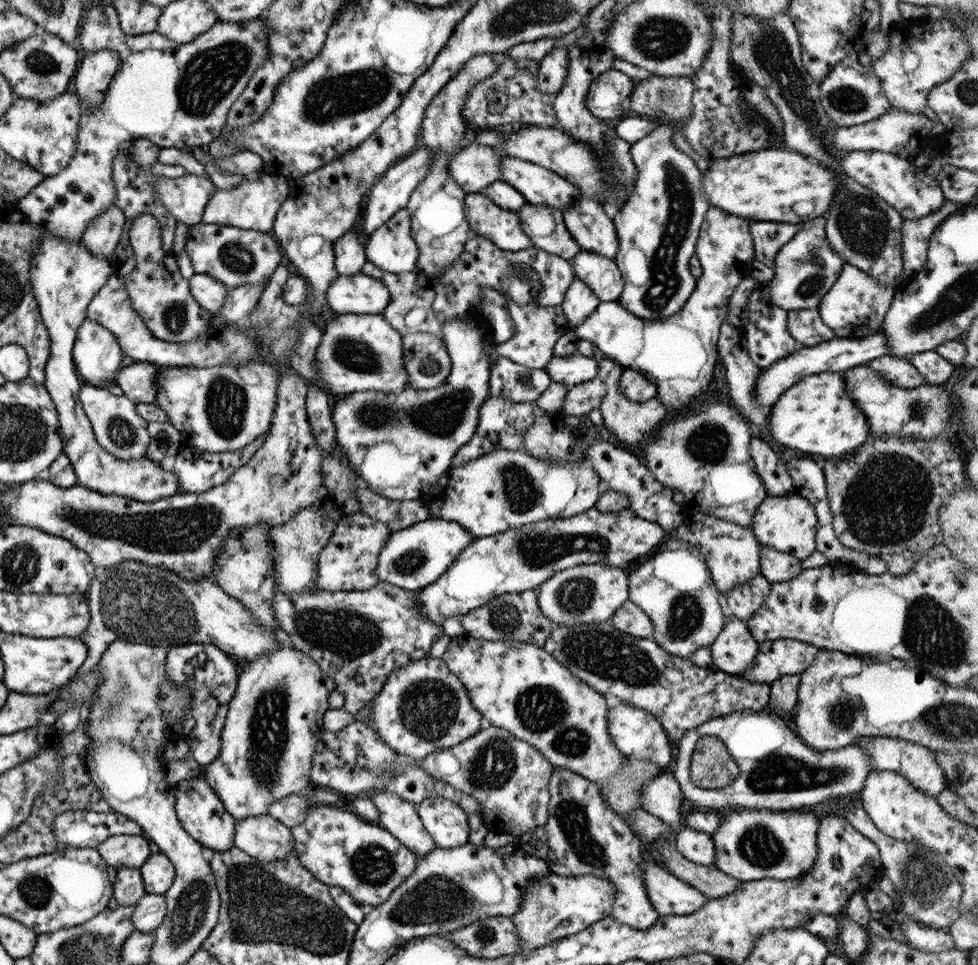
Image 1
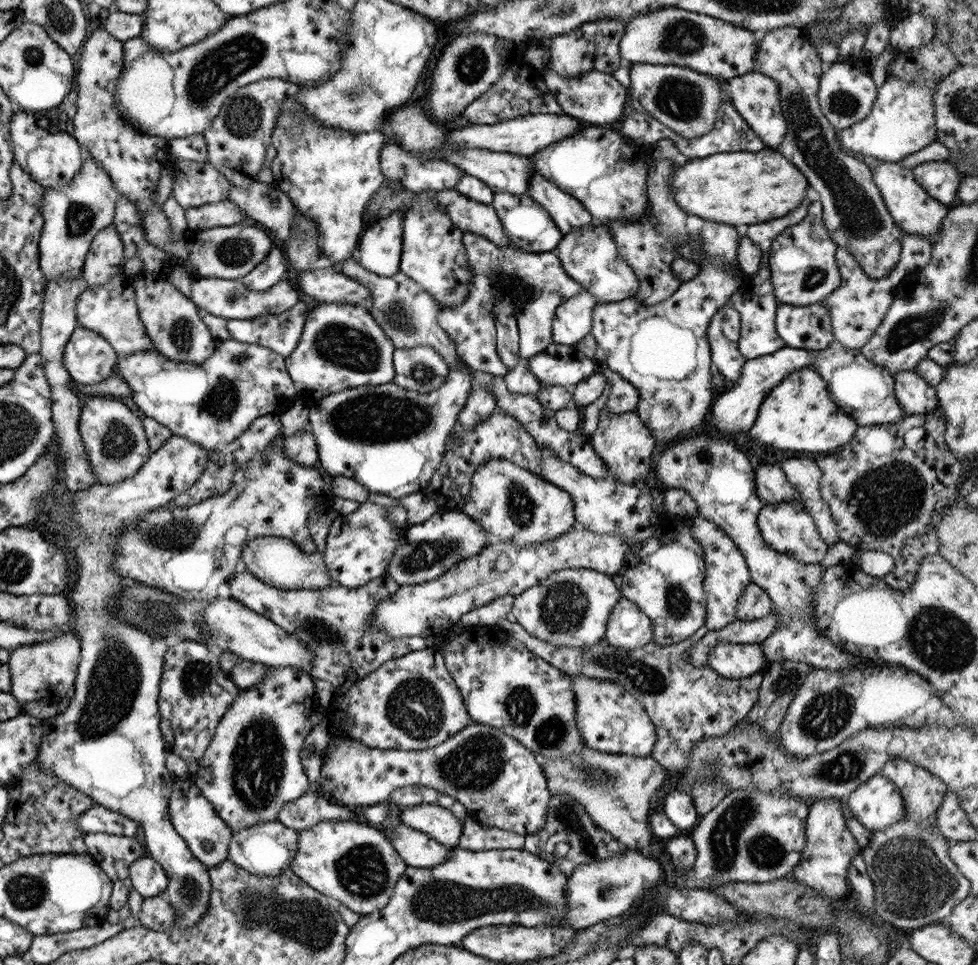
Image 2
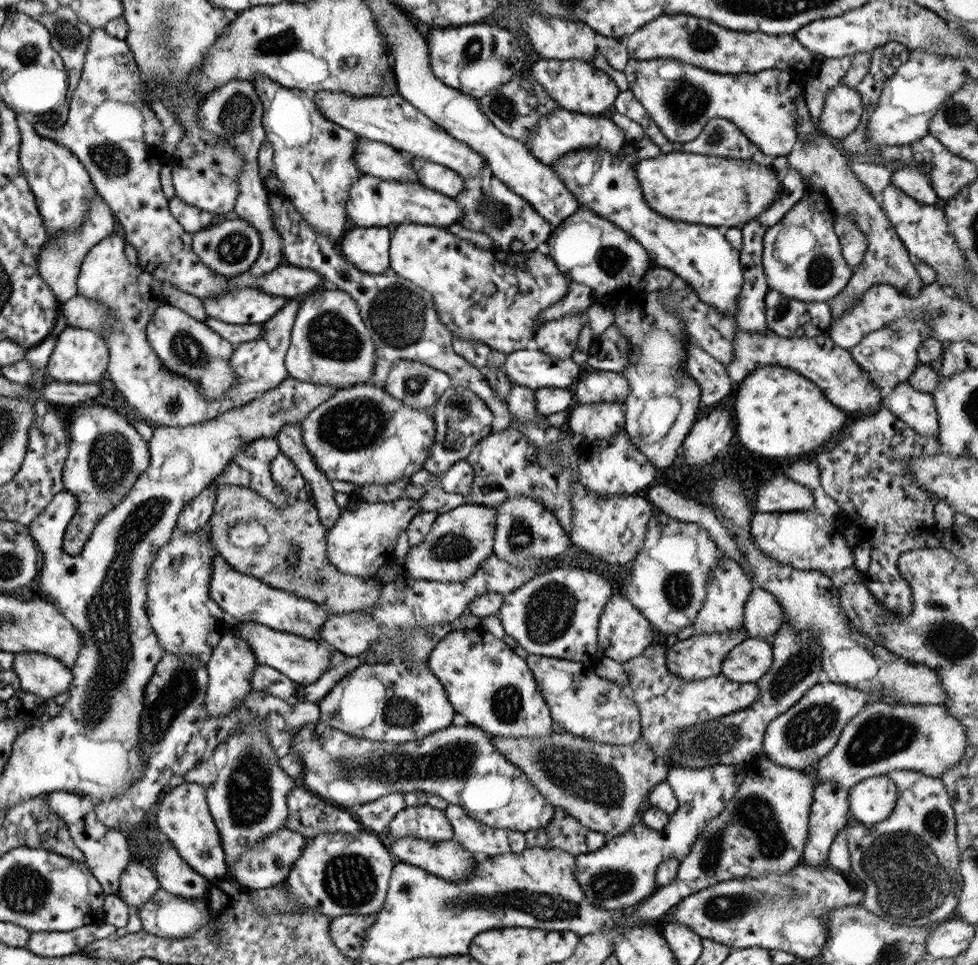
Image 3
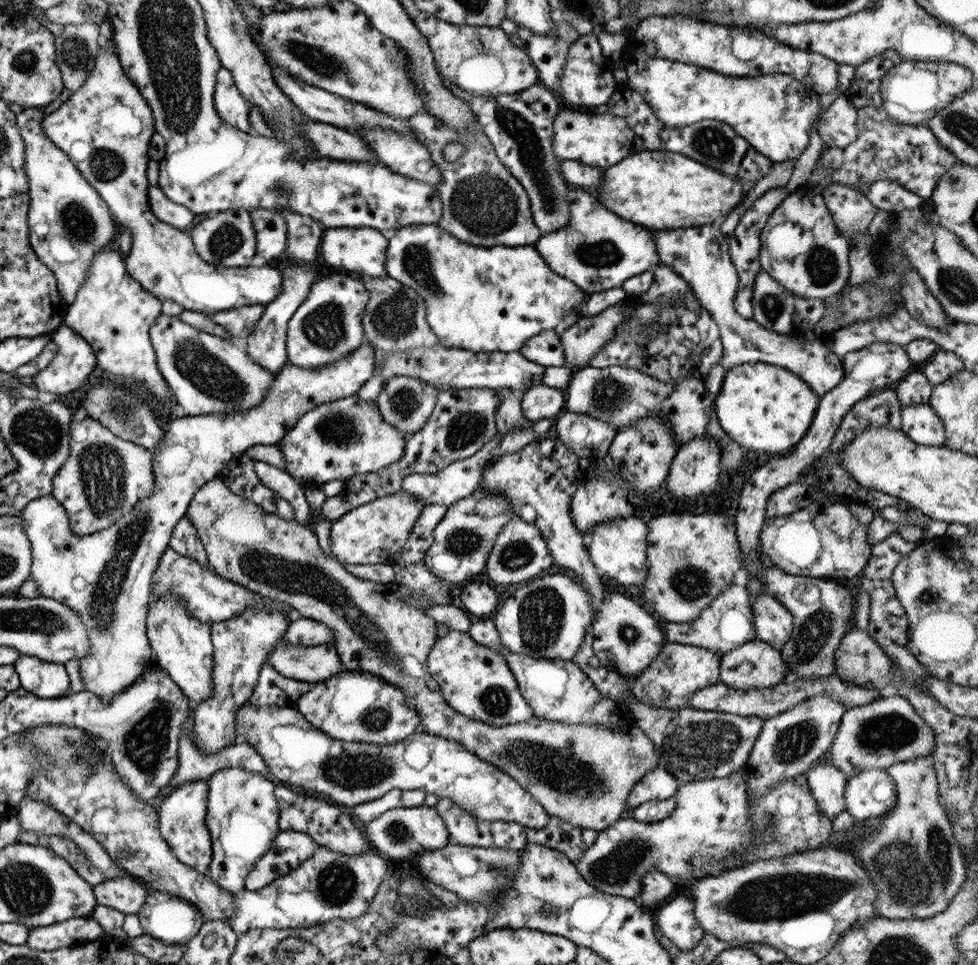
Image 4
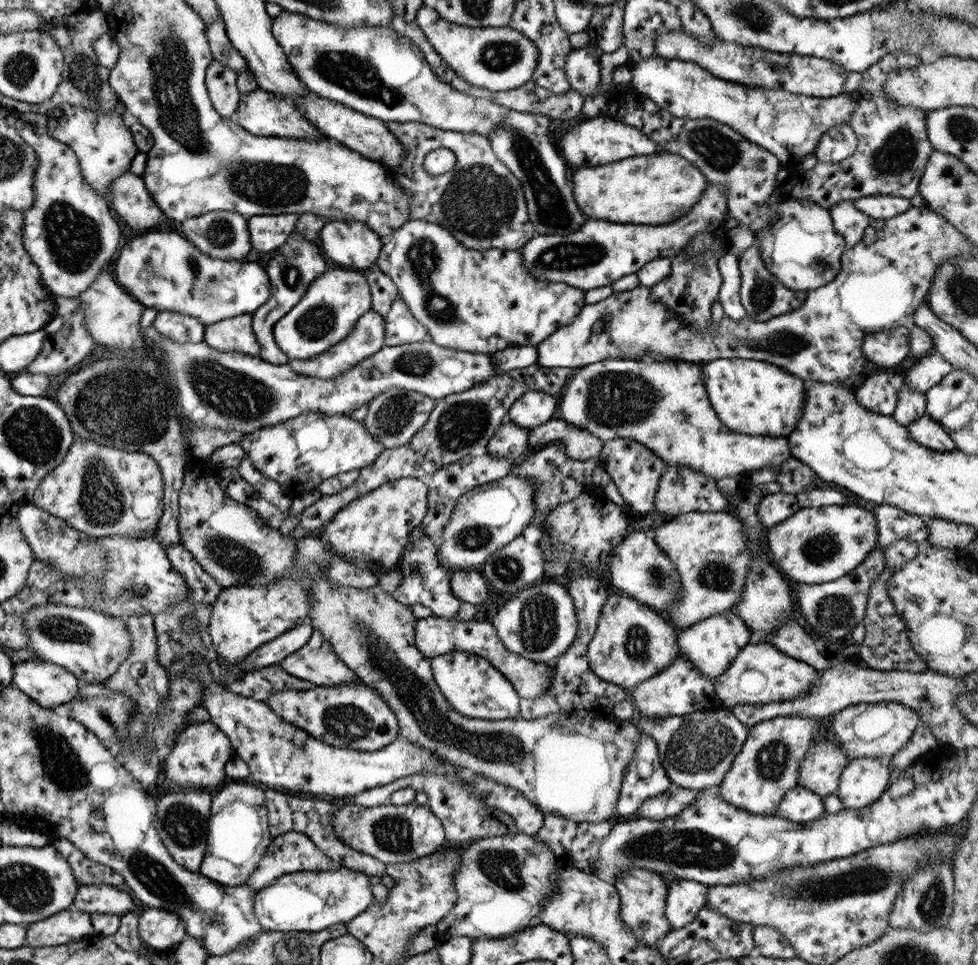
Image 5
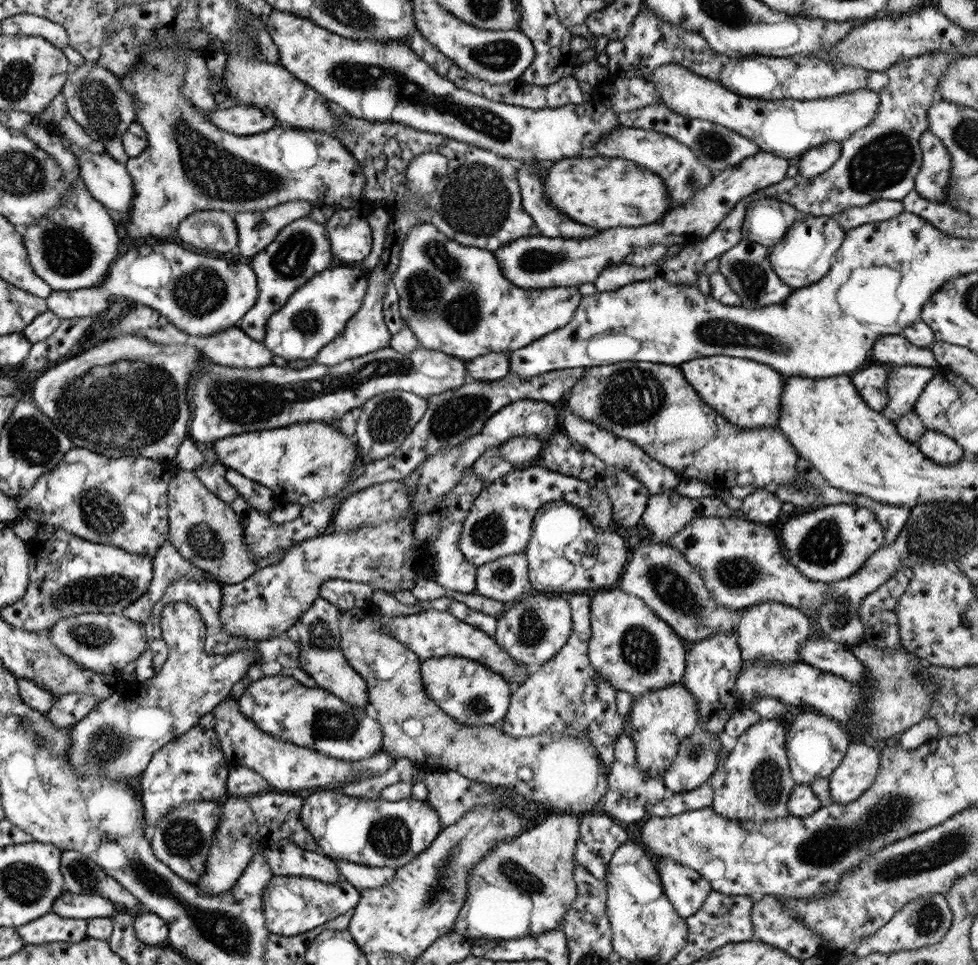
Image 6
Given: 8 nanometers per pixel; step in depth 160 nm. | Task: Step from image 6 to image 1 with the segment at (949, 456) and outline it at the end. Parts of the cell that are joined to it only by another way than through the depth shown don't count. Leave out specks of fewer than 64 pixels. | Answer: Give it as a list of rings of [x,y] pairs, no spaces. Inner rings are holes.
[[[881,355],[867,362],[867,368],[877,371],[883,378],[886,378],[892,385],[901,388],[917,388],[924,384],[921,375],[908,363],[907,359]]]

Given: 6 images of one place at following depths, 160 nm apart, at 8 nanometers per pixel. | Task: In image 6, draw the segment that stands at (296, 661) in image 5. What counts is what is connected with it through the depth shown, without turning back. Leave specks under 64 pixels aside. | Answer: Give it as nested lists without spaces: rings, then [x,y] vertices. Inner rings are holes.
[[[317,596],[317,599],[311,606],[300,615],[301,618],[295,622],[294,626],[295,630],[297,630],[297,634],[299,634],[300,662],[298,662],[298,665],[321,689],[337,696],[341,701],[351,705],[351,707],[369,708],[365,681],[347,664],[343,653],[341,652],[339,630],[337,630],[337,621],[339,621],[340,610]]]

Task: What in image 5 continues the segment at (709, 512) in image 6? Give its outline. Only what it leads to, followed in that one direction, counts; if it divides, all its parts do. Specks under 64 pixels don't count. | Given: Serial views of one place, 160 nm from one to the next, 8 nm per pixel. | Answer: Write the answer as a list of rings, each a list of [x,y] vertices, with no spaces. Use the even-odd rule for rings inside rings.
[[[669,464],[660,476],[653,506],[659,514],[663,514],[666,520],[685,514],[687,512],[721,512],[727,508],[727,500],[724,495],[715,488],[717,479],[705,476],[701,472],[691,470],[688,466]]]

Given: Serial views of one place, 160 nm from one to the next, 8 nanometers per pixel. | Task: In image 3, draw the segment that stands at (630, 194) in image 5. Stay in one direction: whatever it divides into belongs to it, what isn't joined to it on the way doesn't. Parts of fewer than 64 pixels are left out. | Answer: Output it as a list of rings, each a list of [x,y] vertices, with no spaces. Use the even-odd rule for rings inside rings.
[[[673,152],[661,153],[655,158],[639,159],[639,162],[634,164],[634,175],[645,204],[657,215],[671,221],[701,224],[726,230],[739,227],[749,220],[755,220],[776,199],[781,174],[772,171],[768,162],[755,164],[743,159]]]

